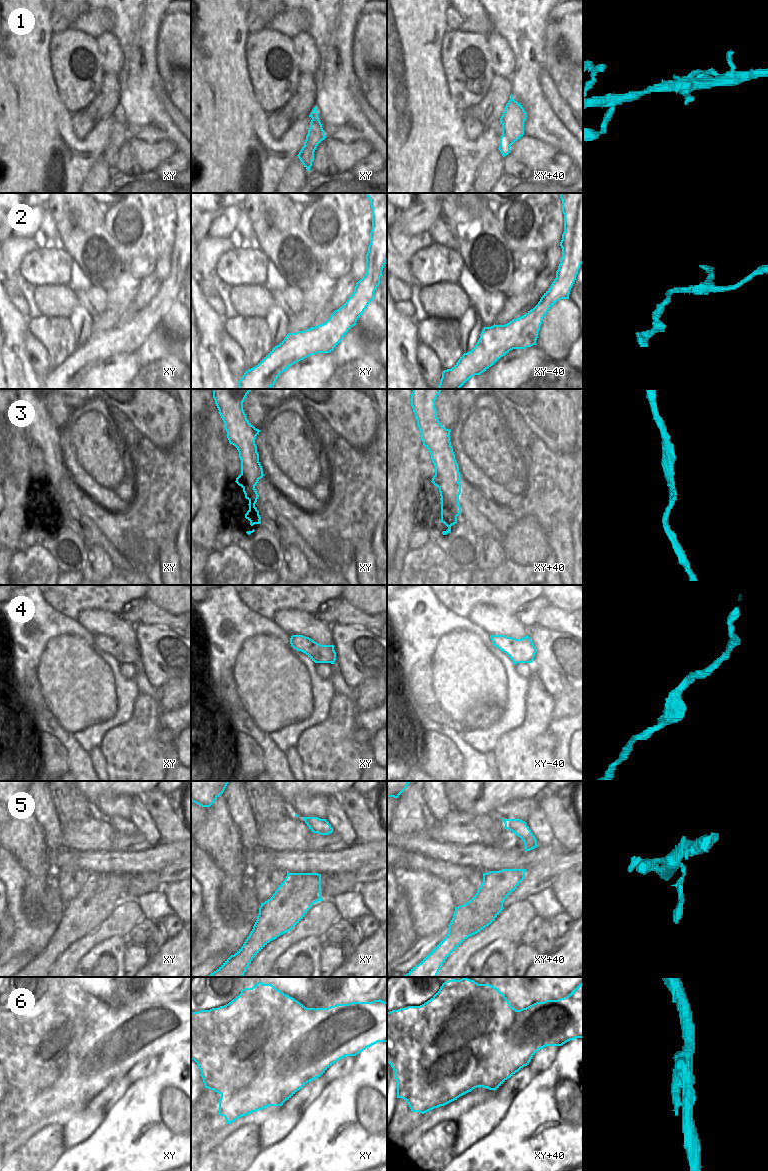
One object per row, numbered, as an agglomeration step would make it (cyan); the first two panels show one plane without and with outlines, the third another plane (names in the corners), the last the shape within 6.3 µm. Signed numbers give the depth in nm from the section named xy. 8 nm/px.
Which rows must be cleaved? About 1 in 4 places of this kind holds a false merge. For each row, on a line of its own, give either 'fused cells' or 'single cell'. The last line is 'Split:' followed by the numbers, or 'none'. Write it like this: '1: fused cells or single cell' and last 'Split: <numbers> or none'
1: single cell
2: single cell
3: single cell
4: single cell
5: single cell
6: fused cells
Split: 6

